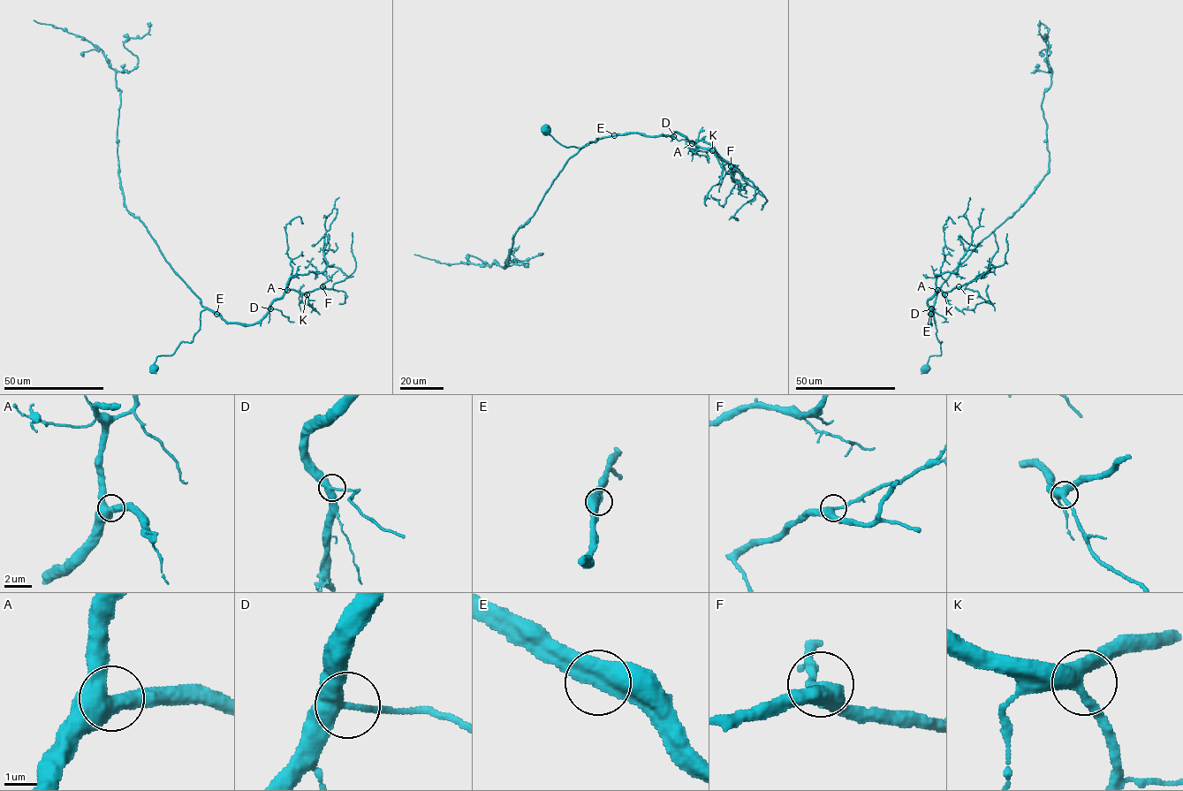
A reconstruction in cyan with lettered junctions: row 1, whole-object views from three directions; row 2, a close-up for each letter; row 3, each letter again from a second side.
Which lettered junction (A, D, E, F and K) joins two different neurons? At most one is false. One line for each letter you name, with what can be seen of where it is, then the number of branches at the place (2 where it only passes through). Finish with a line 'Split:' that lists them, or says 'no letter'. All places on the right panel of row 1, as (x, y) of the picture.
Split: no letter

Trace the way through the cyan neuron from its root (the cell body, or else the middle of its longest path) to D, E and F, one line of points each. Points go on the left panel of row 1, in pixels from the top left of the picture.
D: (155, 369), (157, 356), (193, 340), (202, 310), (227, 322), (255, 324), (270, 308)
E: (155, 369), (157, 356), (170, 355), (182, 341), (193, 340), (200, 328), (202, 310), (212, 310), (216, 314)
F: (155, 369), (157, 356), (193, 340), (204, 310), (227, 322), (255, 324), (287, 291), (322, 286)

